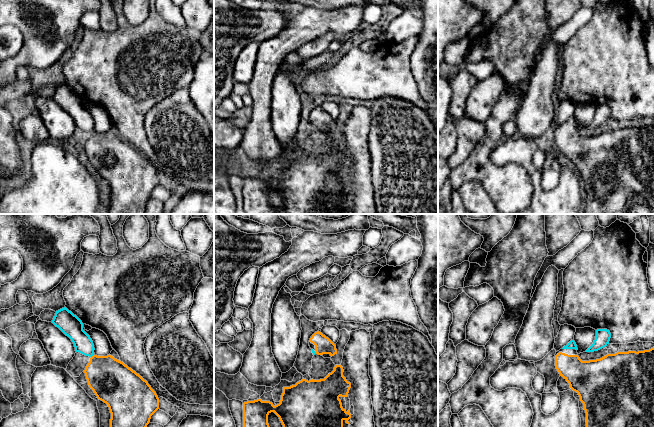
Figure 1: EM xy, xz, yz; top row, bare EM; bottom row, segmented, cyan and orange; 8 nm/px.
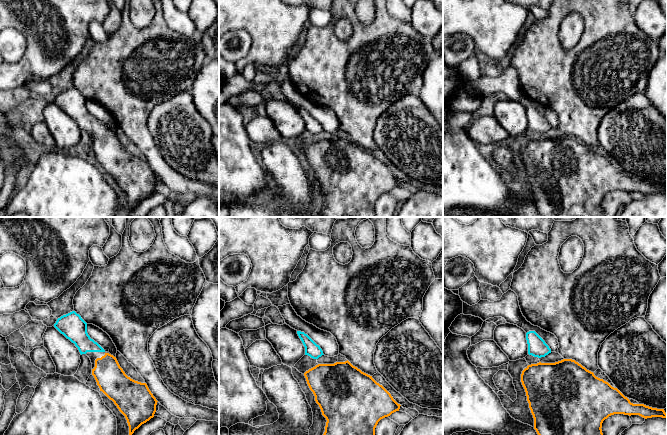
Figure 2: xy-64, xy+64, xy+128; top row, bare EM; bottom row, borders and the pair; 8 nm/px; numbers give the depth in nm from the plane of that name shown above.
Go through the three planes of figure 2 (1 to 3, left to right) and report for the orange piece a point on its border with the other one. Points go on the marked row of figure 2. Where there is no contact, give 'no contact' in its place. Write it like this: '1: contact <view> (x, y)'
1: no contact
2: no contact
3: no contact

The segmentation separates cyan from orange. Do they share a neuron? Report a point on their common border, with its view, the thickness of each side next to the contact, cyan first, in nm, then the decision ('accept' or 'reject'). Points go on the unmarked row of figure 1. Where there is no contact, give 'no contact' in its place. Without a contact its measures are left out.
no contact; accept

